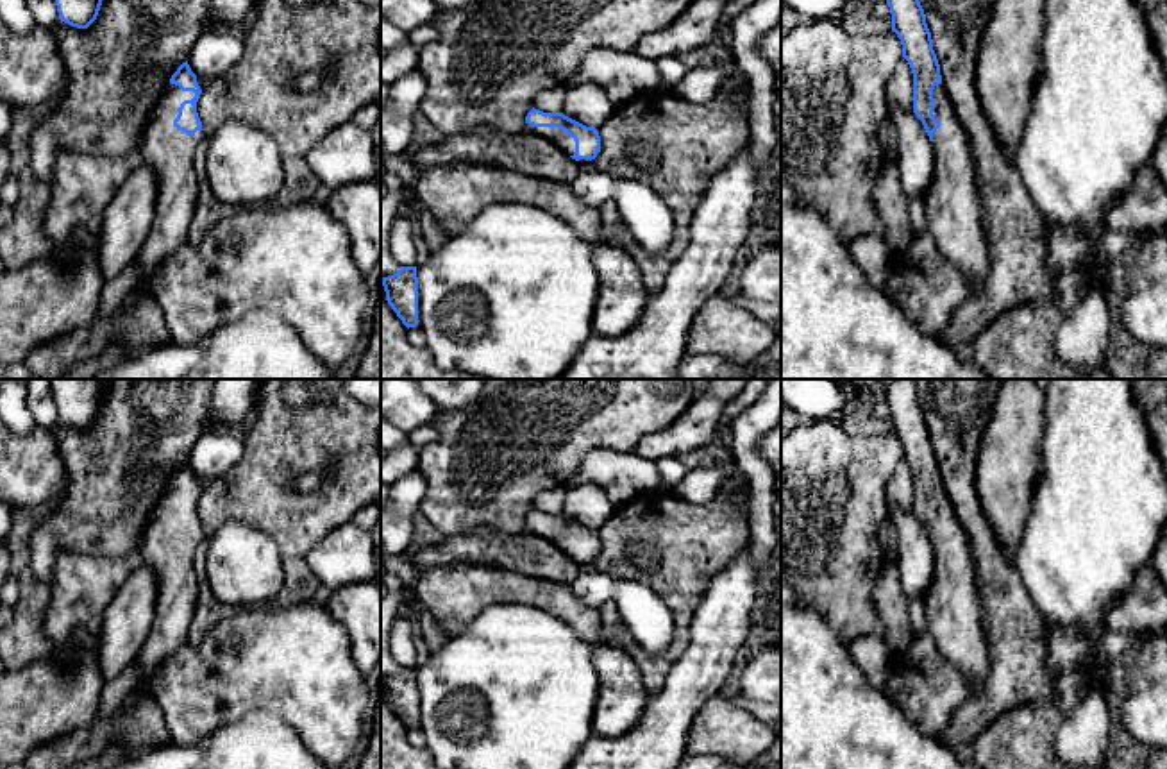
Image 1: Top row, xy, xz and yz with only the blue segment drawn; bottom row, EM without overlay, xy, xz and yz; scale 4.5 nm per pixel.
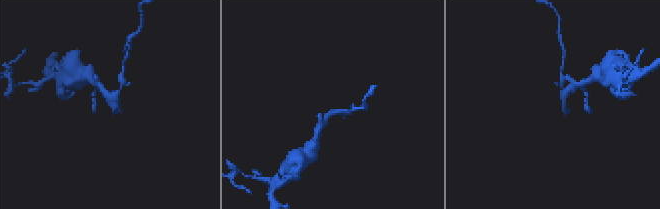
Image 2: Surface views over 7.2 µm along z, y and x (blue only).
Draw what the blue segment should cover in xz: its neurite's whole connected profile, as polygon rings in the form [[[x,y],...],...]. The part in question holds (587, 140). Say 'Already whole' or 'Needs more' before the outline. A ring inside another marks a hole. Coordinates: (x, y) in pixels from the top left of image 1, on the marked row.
Needs more. [[[533,107],[525,116],[525,131],[545,138],[581,166],[588,166],[600,152],[599,131],[563,113],[543,113]]]

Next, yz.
Needs more. [[[886,0],[892,30],[913,73],[913,113],[922,122],[935,156],[935,173],[926,190],[926,222],[940,254],[967,279],[972,297],[988,270],[974,163],[969,138],[958,123],[942,86],[940,64],[919,0]]]

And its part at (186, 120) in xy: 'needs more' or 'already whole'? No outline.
needs more

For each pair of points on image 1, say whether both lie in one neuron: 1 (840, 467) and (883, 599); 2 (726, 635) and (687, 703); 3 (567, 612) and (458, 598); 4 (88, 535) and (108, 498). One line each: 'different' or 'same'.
1: different
2: same
3: same
4: same

